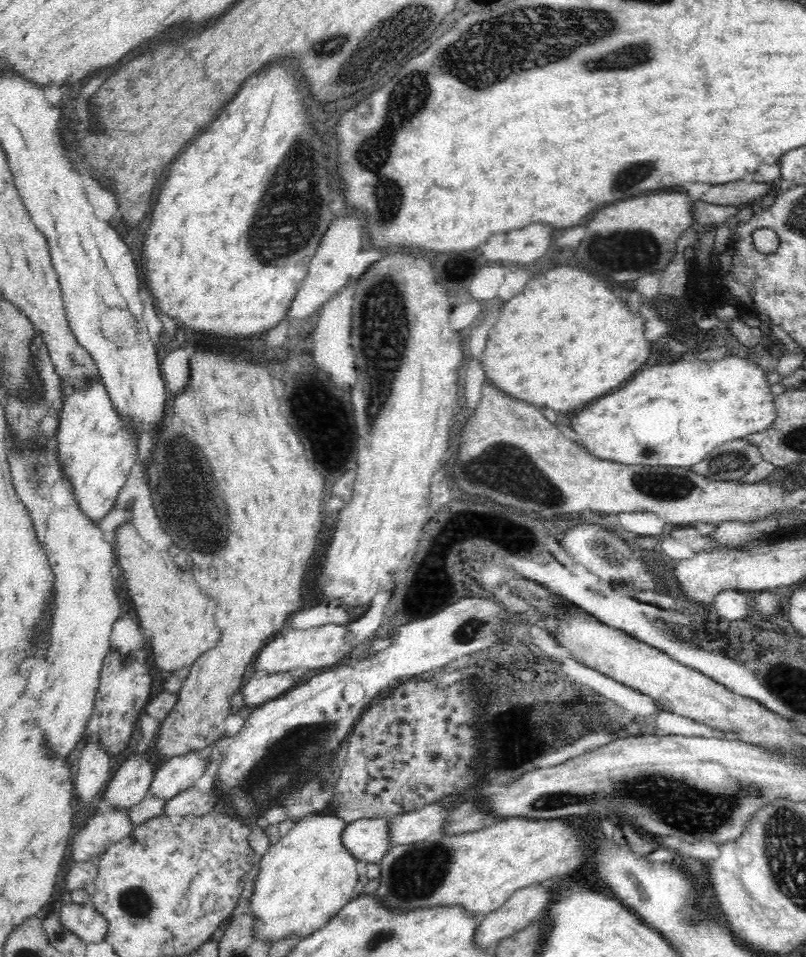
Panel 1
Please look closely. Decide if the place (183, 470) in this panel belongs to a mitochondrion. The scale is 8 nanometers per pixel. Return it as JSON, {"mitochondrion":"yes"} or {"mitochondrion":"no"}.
{"mitochondrion":"yes"}

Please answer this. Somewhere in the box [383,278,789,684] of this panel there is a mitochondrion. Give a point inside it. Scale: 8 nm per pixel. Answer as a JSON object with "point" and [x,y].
{"point":[504,468]}

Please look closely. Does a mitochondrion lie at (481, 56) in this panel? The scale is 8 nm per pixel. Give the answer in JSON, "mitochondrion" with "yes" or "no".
{"mitochondrion":"yes"}

